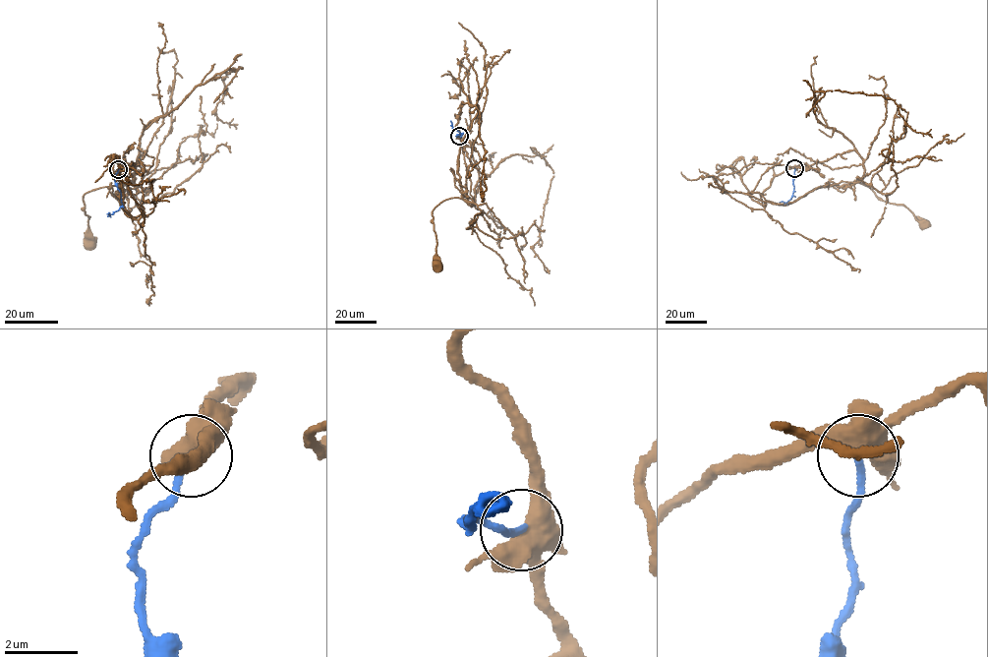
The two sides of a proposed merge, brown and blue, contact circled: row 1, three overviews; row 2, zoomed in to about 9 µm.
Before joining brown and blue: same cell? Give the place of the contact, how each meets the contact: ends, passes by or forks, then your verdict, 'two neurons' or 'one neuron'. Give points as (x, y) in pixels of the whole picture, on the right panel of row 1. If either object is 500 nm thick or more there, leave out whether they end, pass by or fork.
place (794, 168); brown forks; blue ends; two neurons

